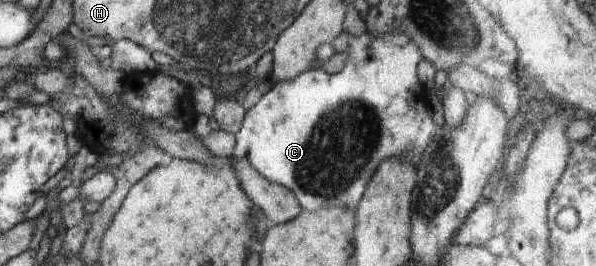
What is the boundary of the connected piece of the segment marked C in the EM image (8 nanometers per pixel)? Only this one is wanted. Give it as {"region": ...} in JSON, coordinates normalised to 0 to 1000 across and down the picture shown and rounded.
{"region":[[[574,117],[552,165],[560,177],[562,195],[584,195],[581,237],[570,271],[552,282],[544,263],[513,259],[498,286],[493,286],[492,301],[473,301],[461,316],[460,327],[453,331],[451,346],[430,380],[426,398],[413,417],[406,477],[403,477],[394,511],[394,549],[389,583],[393,594],[416,602],[419,620],[450,680],[480,699],[480,711],[485,711],[497,737],[505,786],[518,797],[532,797],[535,786],[550,782],[557,771],[569,782],[587,778],[596,789],[607,748],[607,733],[611,733],[622,665],[633,647],[634,624],[644,602],[666,594],[669,579],[691,575],[695,605],[700,609],[723,519],[733,504],[732,470],[721,432],[720,391],[710,320],[705,312],[698,274],[700,244],[710,218],[706,180],[681,128],[661,124],[631,135],[629,128],[611,120],[602,139],[594,139]]]}

